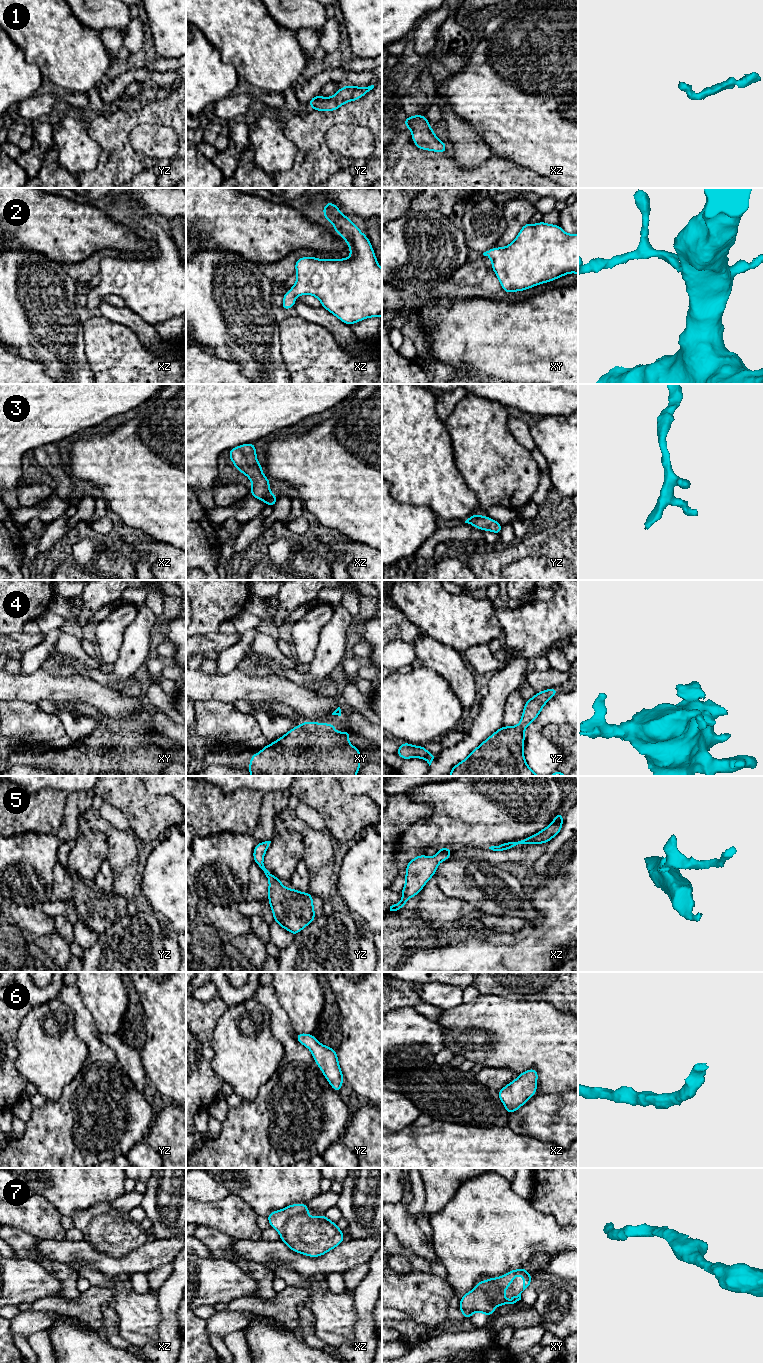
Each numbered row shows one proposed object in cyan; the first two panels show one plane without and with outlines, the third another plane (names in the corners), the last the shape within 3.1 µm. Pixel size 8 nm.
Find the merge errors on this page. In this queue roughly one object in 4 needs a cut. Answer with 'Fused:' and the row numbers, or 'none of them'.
Fused: none of them

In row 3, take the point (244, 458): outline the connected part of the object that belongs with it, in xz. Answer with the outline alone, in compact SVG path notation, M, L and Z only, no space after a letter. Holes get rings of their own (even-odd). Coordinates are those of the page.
M247 443L229 450L229 457L236 469L244 473L253 483L250 494L268 506L276 505L278 498L270 492L270 481L264 476L257 461L255 444Z

